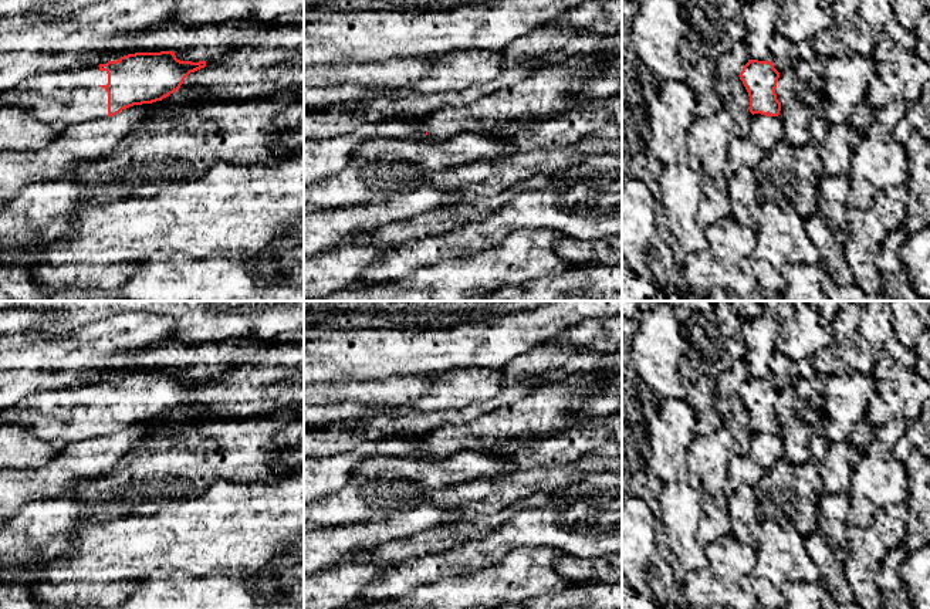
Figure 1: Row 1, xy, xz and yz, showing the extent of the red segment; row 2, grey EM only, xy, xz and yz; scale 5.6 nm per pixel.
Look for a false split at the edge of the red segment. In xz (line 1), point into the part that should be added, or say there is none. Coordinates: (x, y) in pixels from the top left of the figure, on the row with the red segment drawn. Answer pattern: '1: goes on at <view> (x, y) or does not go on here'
1: does not go on here

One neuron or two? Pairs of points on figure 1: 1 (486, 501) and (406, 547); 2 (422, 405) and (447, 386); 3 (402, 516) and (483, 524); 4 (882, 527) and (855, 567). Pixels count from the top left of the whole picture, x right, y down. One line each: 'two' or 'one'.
1: two
2: one
3: two
4: one

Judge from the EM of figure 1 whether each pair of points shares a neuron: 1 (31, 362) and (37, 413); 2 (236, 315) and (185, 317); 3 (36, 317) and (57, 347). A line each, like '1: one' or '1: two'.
1: two
2: one
3: two

